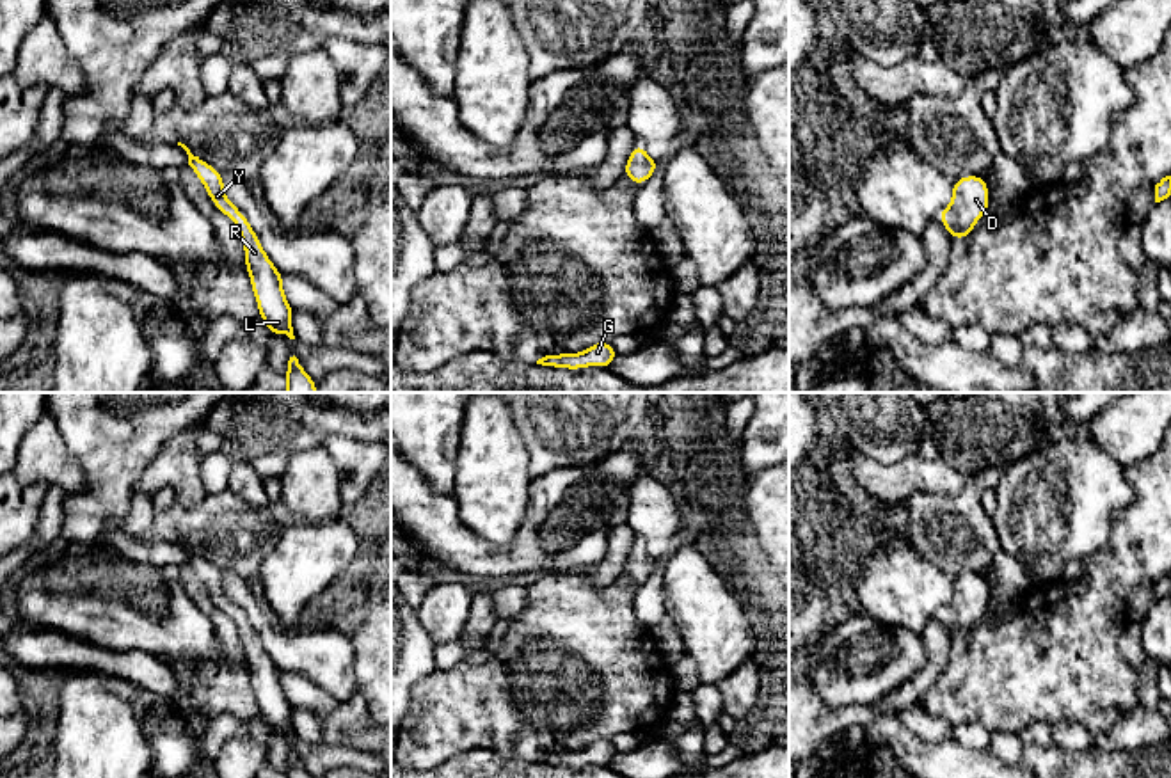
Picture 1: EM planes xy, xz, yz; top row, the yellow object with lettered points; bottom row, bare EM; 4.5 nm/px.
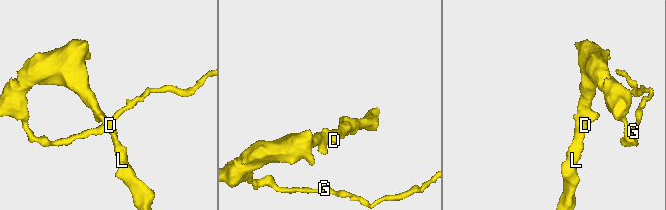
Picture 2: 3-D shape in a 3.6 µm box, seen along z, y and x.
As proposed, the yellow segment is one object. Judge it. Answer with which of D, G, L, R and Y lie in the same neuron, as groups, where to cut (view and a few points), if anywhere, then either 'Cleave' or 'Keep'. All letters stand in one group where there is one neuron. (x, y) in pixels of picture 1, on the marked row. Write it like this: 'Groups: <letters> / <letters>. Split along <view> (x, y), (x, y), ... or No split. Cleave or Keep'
Groups: D G L R Y. No split. Keep

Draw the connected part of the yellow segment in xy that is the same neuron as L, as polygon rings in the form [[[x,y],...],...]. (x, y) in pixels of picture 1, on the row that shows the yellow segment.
[[[178,142],[178,146],[187,151],[188,165],[204,185],[211,202],[235,222],[240,233],[245,250],[245,268],[263,323],[272,336],[286,334],[290,339],[295,339],[291,327],[293,309],[283,291],[283,275],[265,254],[245,215],[226,197],[222,174],[203,158],[194,156],[185,144]]]

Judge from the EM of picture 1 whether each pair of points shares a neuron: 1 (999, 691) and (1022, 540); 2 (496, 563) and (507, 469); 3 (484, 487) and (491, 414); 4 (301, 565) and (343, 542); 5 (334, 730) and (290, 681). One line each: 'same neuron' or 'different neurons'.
1: different neurons
2: different neurons
3: same neuron
4: same neuron
5: same neuron

